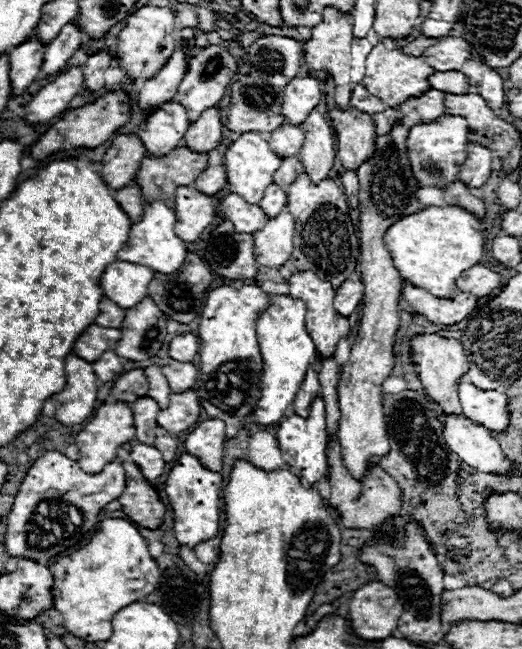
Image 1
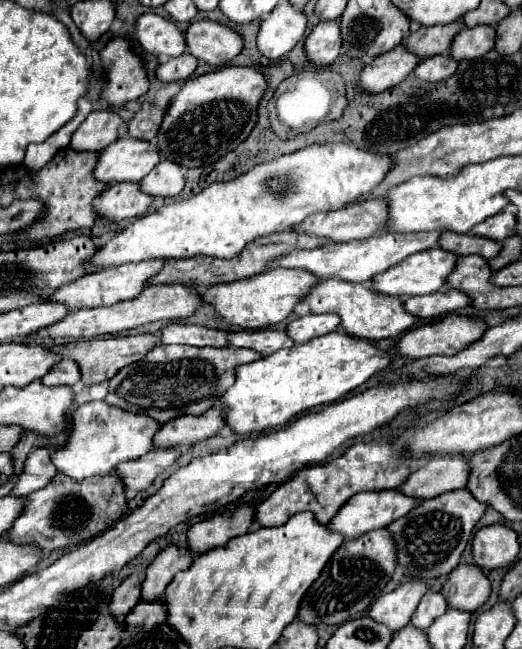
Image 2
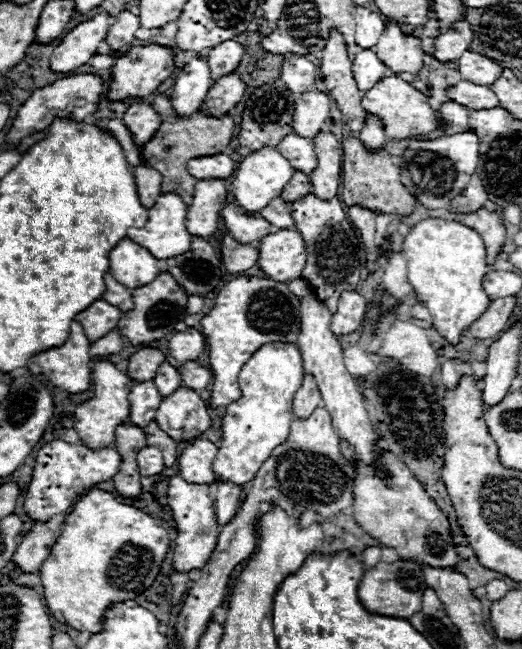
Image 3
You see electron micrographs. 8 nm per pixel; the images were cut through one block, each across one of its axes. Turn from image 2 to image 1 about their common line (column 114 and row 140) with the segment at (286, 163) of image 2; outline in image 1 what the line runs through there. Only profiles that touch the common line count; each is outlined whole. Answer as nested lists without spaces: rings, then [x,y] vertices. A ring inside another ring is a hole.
[[[244,132],[236,142],[228,146],[224,158],[226,158],[224,168],[226,168],[230,192],[242,196],[250,204],[258,204],[262,200],[266,186],[274,182],[274,172],[282,164],[282,158],[268,148],[268,142],[262,138],[260,132]]]

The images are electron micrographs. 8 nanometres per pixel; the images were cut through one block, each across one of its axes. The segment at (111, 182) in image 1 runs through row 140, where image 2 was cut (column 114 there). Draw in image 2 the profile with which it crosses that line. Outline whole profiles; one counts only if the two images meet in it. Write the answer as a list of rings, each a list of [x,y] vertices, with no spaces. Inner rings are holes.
[[[108,110],[90,112],[90,116],[86,116],[86,120],[74,132],[70,144],[72,144],[72,148],[100,152],[108,144],[118,140],[118,132],[122,126],[124,126],[124,122],[116,112],[108,112]]]

